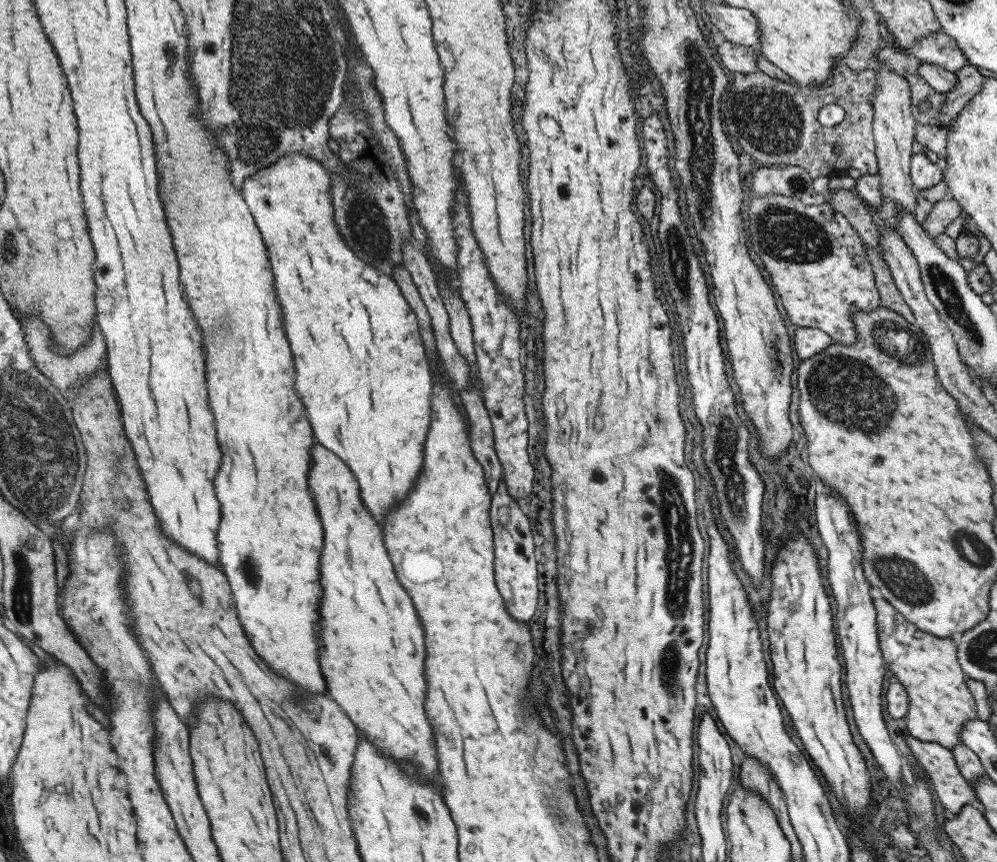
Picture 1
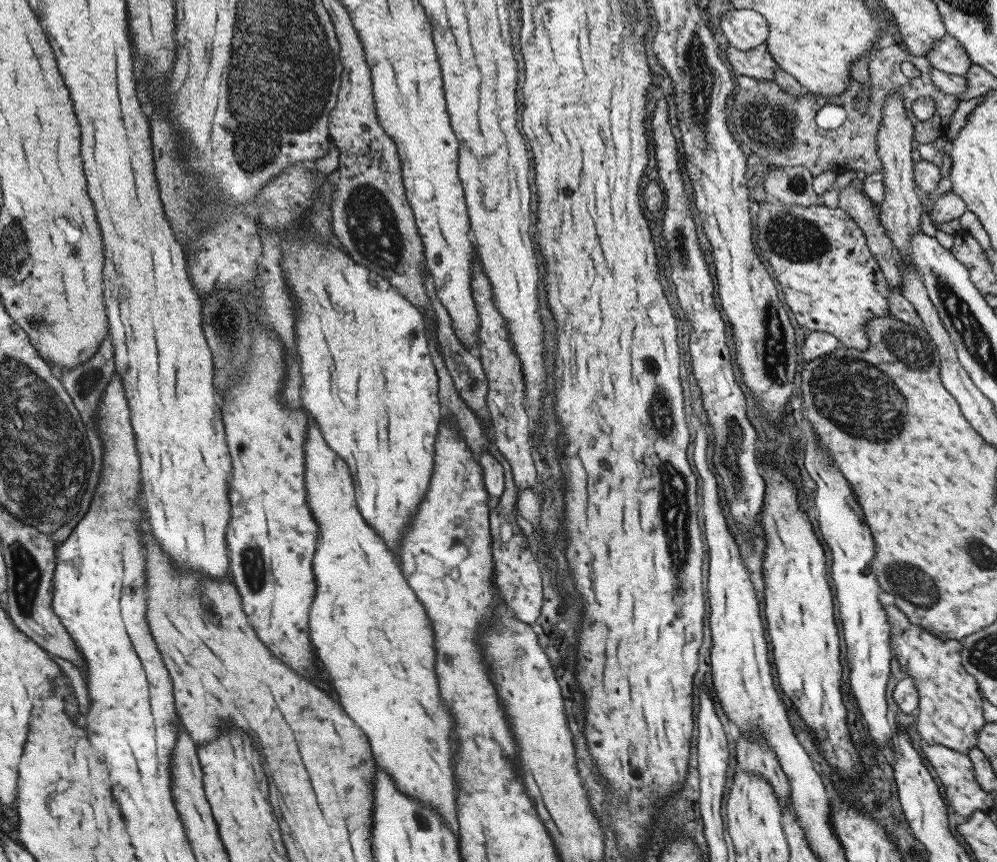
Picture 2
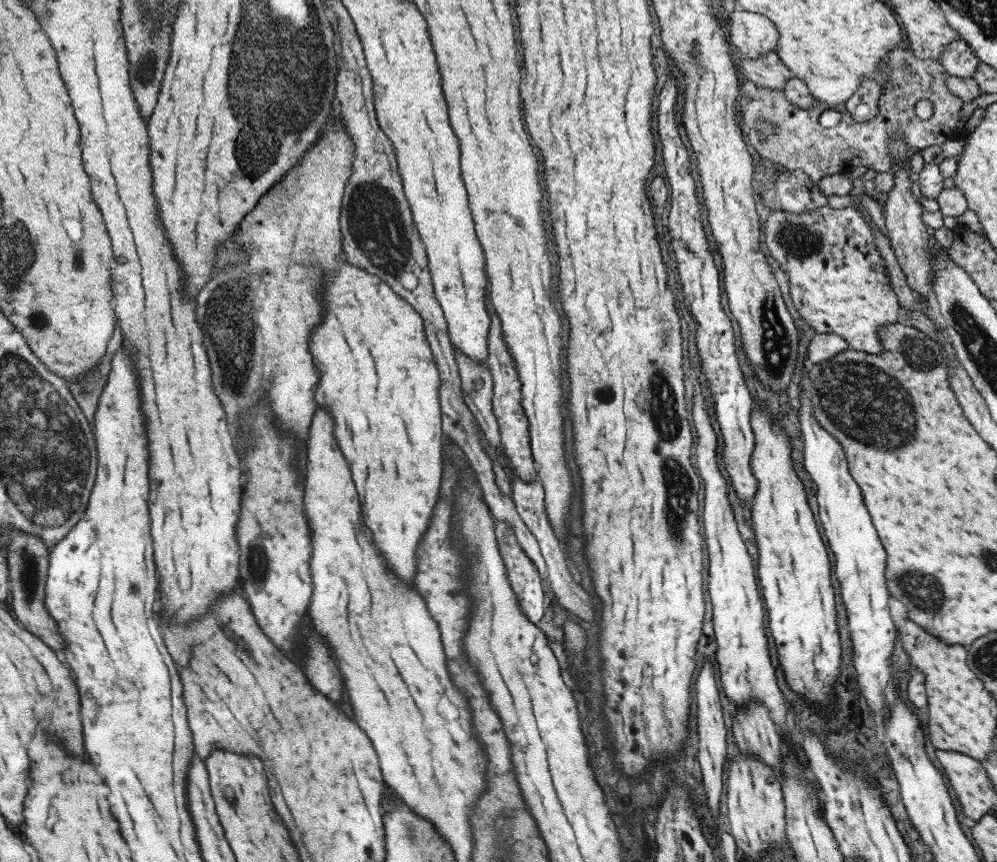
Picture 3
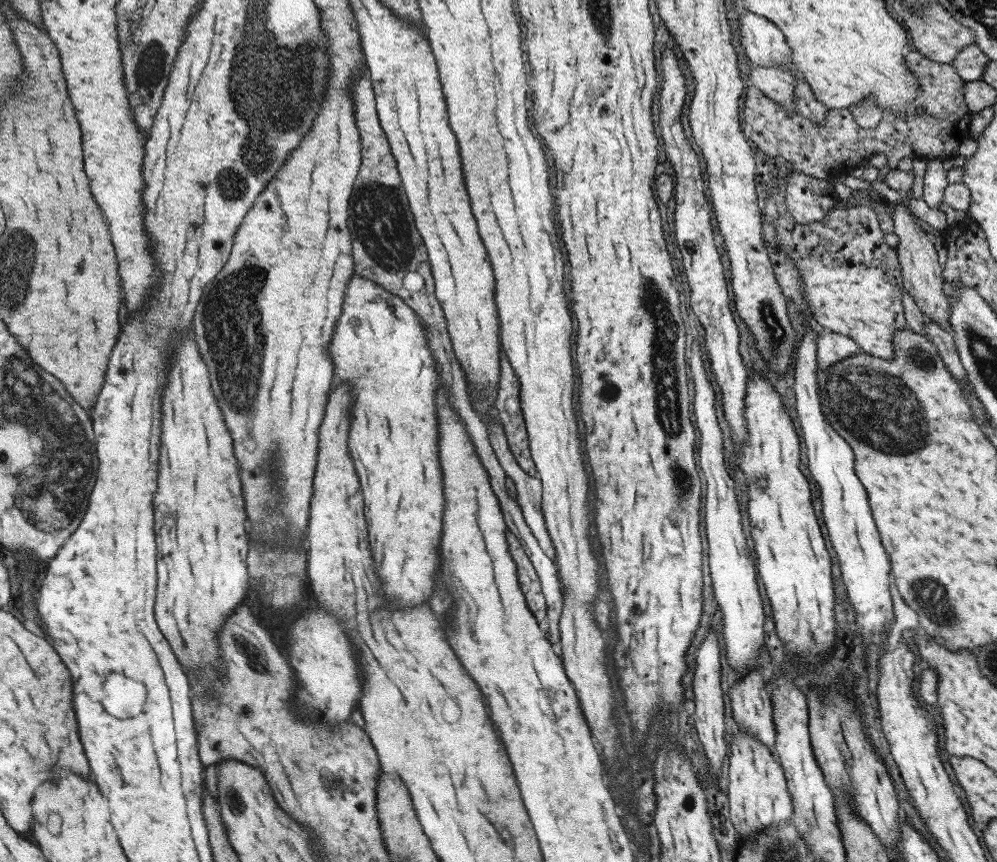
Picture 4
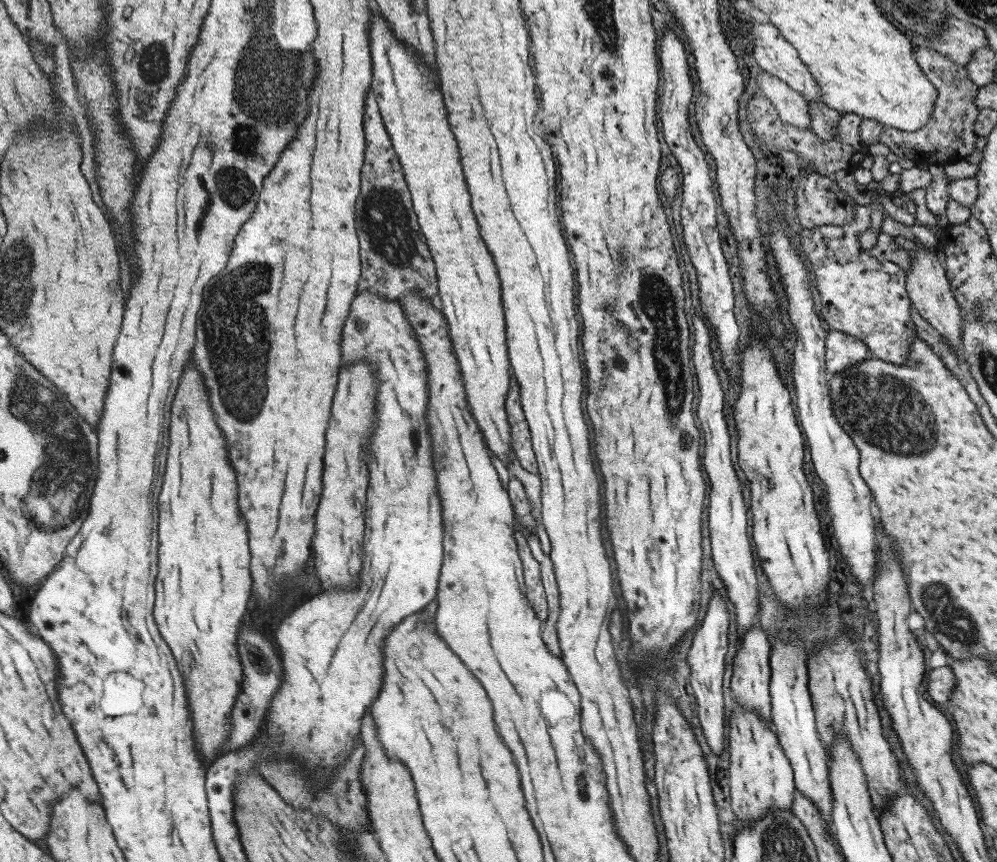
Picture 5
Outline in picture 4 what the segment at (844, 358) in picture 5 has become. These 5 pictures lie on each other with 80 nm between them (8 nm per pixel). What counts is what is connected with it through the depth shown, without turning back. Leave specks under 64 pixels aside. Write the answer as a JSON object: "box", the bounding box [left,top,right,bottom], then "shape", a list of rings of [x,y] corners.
{"box":[815,332,862,370],"shape":[[[823,332],[815,339],[816,363],[821,370],[855,353],[862,352],[851,338],[842,334]]]}

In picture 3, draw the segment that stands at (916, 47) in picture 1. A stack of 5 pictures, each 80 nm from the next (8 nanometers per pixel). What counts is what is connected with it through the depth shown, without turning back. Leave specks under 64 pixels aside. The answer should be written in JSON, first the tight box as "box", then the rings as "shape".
{"box":[937,40,981,77],"shape":[[[963,40],[945,46],[937,61],[947,75],[958,77],[971,77],[981,63]]]}

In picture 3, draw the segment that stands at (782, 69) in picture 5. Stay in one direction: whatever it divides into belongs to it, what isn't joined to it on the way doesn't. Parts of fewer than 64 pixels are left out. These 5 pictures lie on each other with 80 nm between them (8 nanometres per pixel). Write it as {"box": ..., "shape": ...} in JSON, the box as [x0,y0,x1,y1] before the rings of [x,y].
{"box":[727,10,777,59],"shape":[[[734,10],[727,17],[727,40],[749,59],[777,52],[777,29],[762,14]]]}

